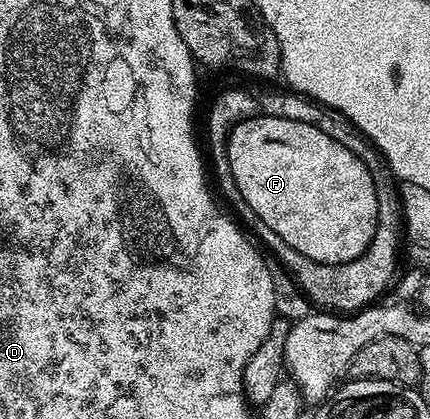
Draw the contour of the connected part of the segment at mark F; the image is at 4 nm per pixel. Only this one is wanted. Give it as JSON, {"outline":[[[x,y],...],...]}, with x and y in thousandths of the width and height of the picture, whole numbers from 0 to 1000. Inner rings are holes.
{"outline":[[[595,272],[581,284],[558,289],[537,308],[535,325],[528,327],[528,375],[540,422],[547,425],[549,449],[567,470],[567,480],[586,494],[586,504],[602,513],[605,525],[614,527],[626,547],[633,547],[653,573],[665,575],[691,601],[707,604],[726,623],[781,632],[784,628],[816,625],[856,594],[856,585],[874,556],[874,451],[865,442],[865,413],[856,413],[847,384],[837,384],[837,375],[828,365],[819,365],[800,346],[791,346],[779,332],[763,327],[763,317],[735,308],[735,298],[716,298],[707,289],[686,284]]]}

